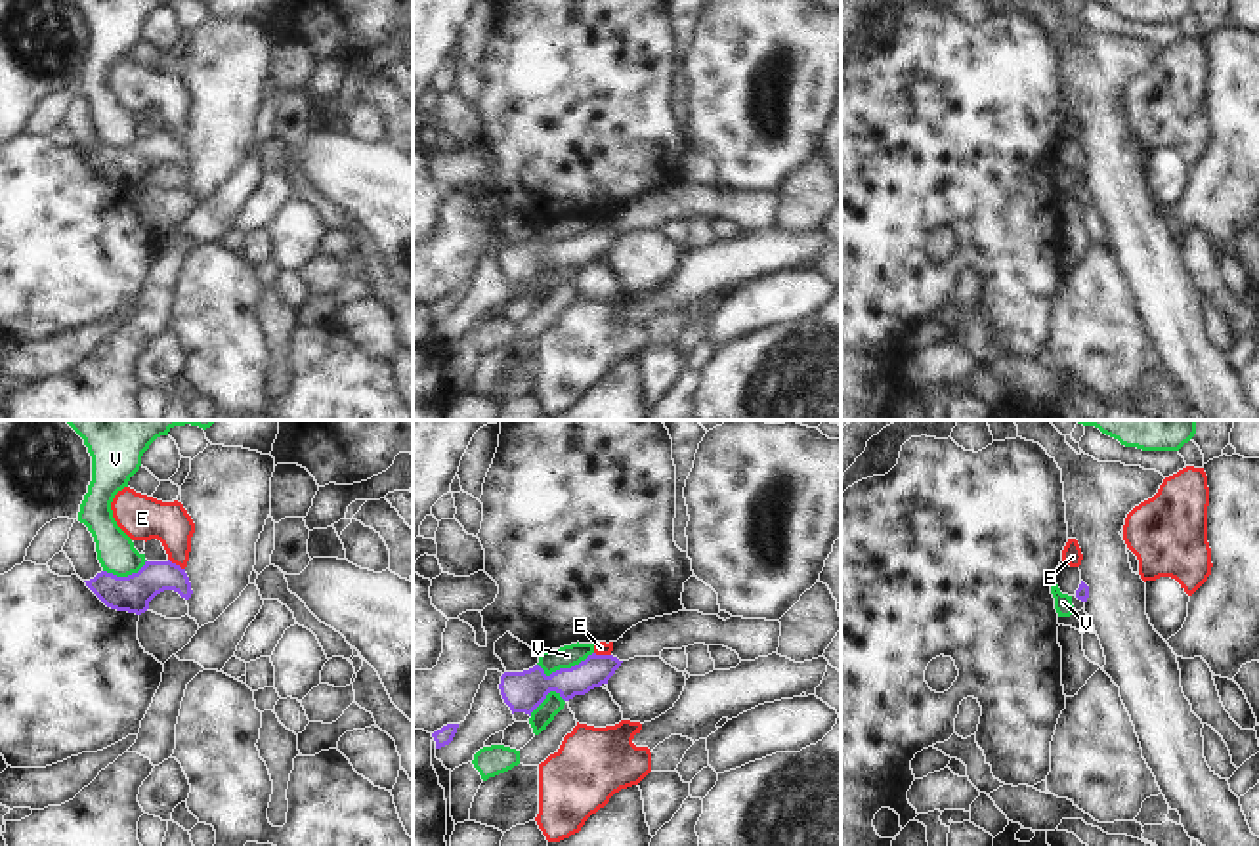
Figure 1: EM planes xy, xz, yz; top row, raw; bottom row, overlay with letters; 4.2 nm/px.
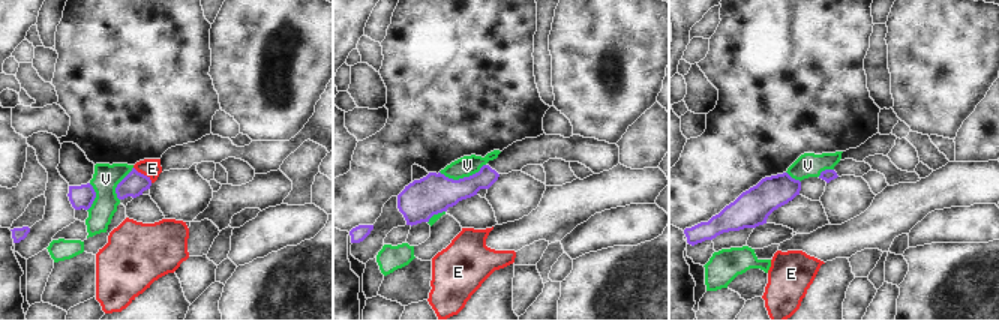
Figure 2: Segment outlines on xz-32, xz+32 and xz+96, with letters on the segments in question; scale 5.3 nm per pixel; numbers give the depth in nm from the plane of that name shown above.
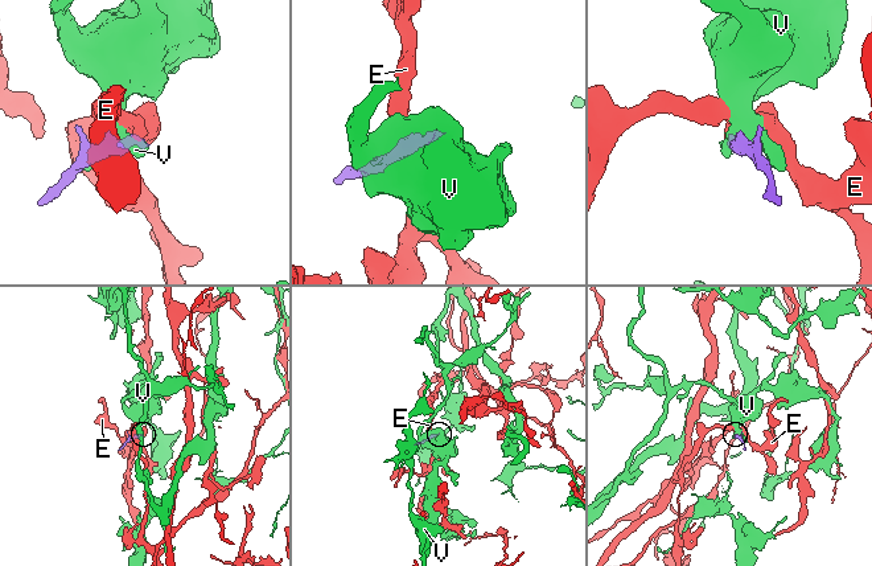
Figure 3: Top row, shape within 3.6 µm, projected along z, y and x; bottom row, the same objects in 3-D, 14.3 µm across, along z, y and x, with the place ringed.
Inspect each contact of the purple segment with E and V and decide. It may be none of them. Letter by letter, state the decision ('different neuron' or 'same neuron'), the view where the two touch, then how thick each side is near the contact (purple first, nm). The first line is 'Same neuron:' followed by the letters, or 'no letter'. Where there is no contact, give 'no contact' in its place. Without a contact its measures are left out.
Same neuron: no letter
E: different neuron | xy | 150/190 nm
V: different neuron | xz | 170/90 nm

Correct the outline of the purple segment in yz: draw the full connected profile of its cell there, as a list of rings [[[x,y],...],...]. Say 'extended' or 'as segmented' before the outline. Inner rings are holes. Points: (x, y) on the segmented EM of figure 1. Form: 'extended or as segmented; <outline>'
extended; [[[1064,561],[1056,567],[1055,582],[1062,594],[1076,596],[1081,602],[1089,598],[1089,586],[1081,581],[1079,567],[1070,567]]]

